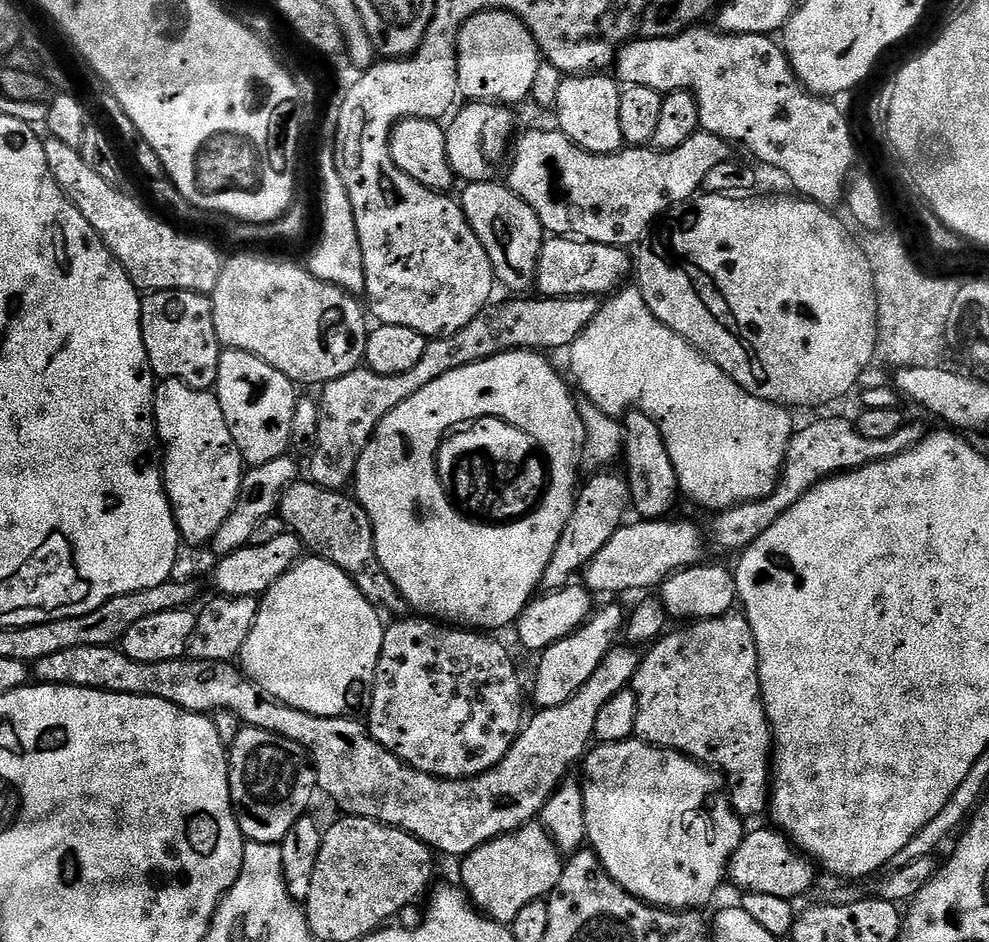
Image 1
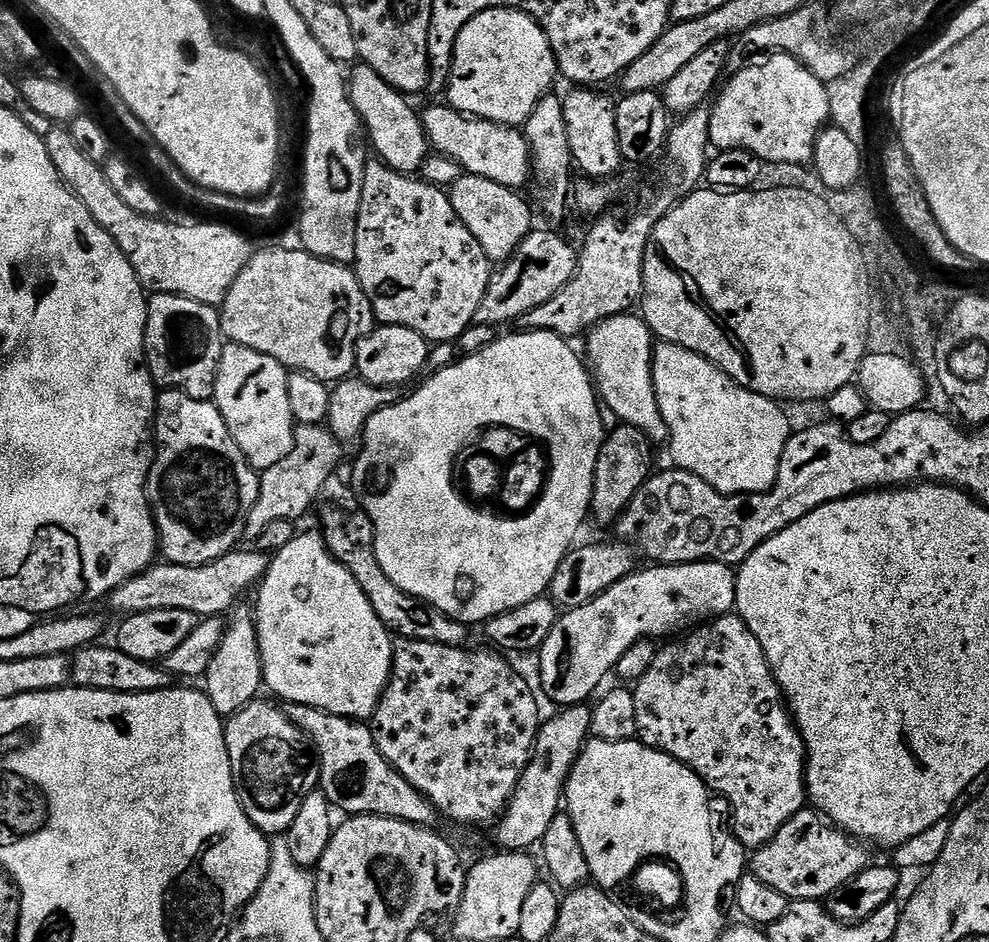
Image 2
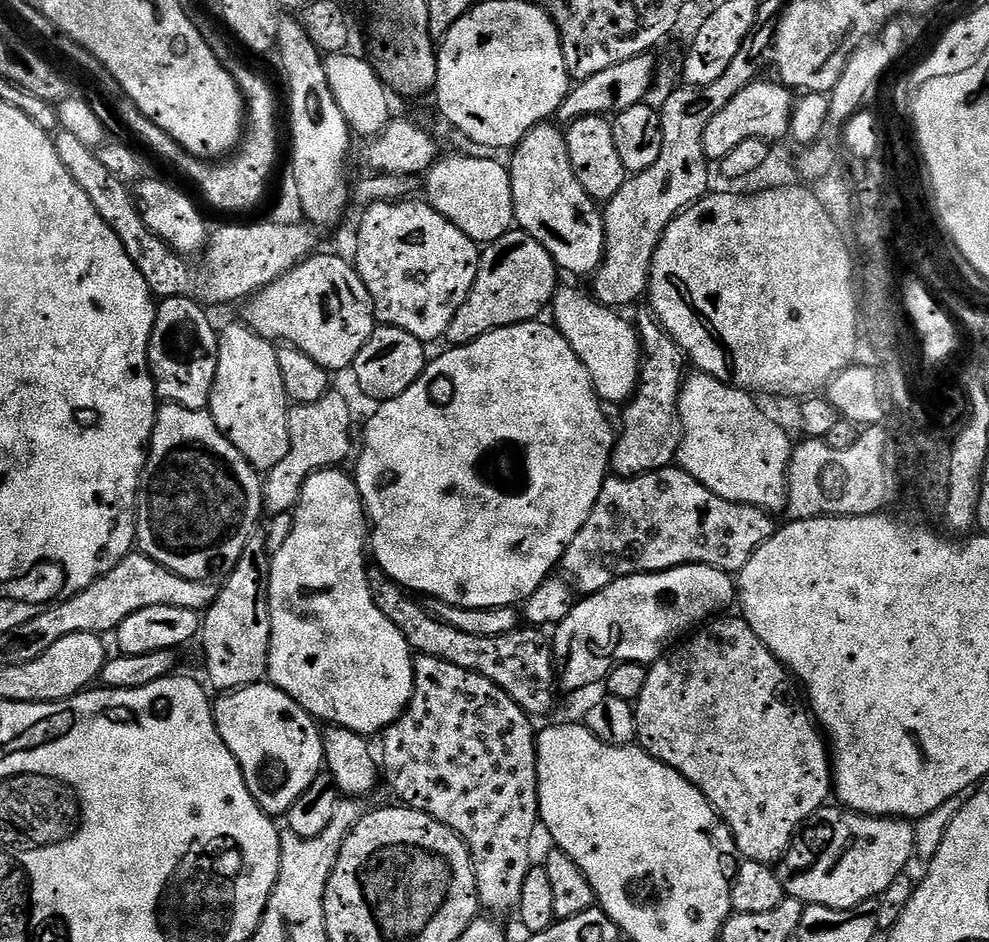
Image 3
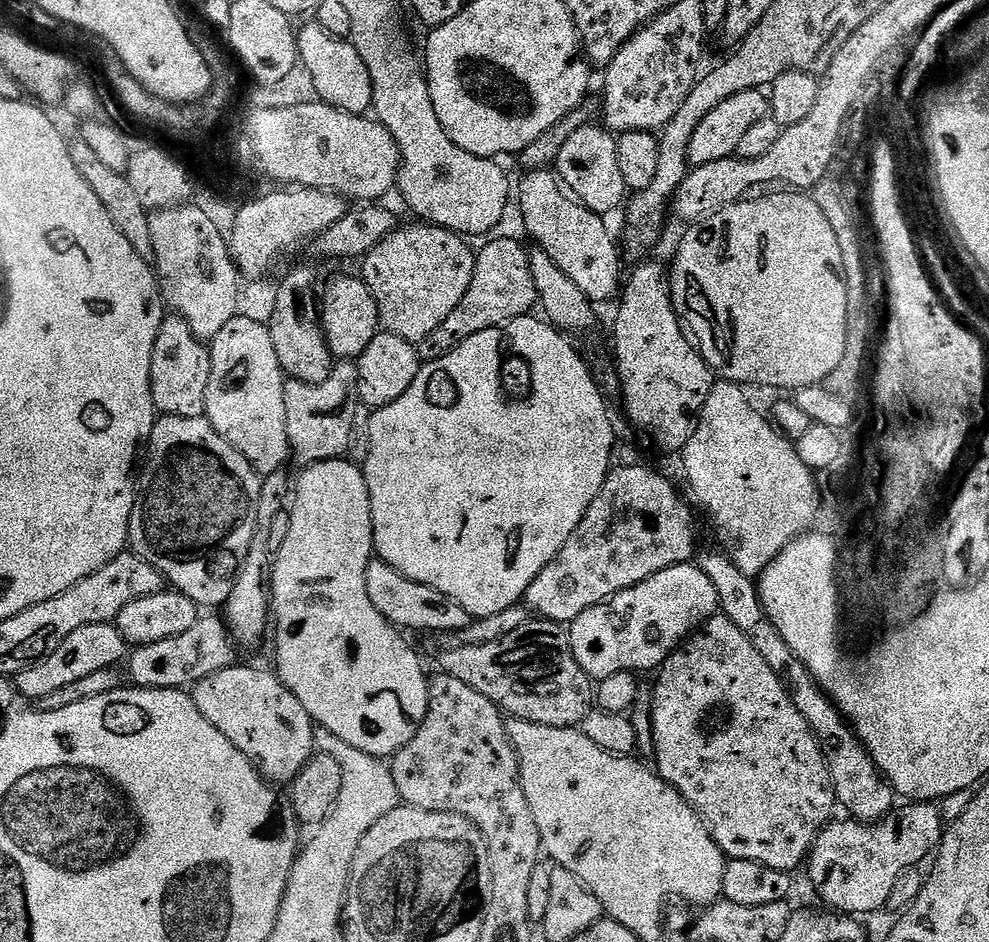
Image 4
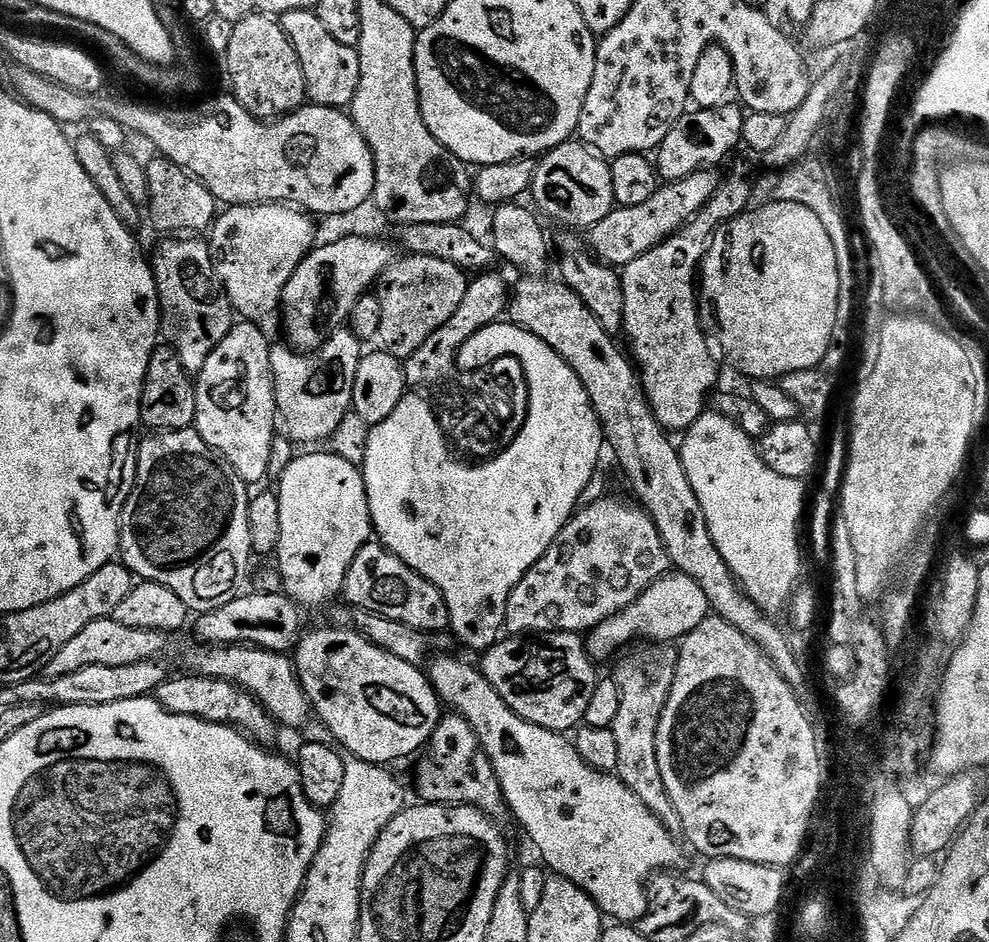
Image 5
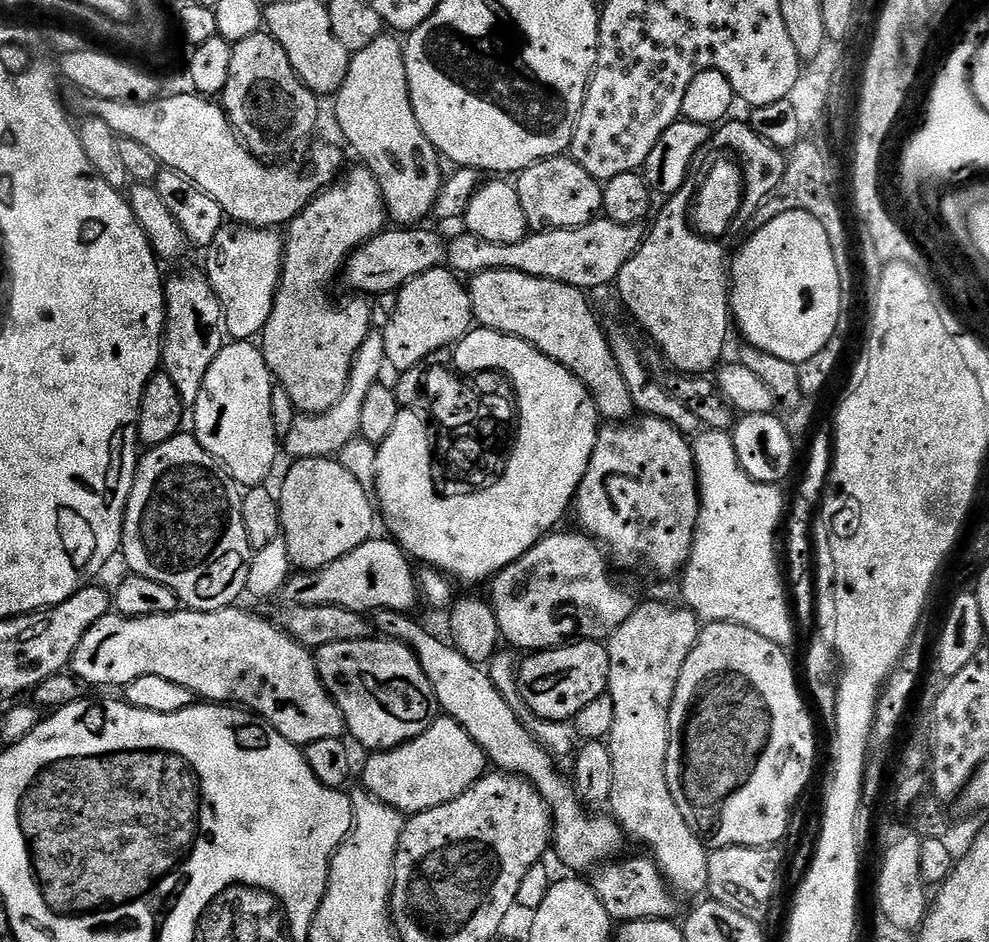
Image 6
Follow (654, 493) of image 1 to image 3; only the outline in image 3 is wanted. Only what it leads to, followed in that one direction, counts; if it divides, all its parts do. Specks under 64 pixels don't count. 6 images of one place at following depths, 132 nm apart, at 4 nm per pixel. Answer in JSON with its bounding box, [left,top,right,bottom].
[550,287,642,406]

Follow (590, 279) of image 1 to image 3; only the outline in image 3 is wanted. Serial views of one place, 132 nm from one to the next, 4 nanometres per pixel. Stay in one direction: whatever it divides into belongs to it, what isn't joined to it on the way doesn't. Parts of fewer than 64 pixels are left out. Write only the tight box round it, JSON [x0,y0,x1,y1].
[447,230,558,346]

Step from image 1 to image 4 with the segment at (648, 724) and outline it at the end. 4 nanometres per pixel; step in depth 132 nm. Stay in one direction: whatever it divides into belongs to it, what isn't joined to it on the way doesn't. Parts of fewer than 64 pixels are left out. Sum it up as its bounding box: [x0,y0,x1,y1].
[650,614,837,874]

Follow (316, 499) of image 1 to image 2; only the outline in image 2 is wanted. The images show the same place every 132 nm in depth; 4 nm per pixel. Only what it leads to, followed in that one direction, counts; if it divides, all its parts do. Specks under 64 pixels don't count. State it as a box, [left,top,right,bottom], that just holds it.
[318,508,469,648]

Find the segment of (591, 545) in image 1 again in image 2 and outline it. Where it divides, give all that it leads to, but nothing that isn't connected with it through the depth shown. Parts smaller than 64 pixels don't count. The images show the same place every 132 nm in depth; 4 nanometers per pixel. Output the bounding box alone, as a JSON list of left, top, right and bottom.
[592,424,654,525]

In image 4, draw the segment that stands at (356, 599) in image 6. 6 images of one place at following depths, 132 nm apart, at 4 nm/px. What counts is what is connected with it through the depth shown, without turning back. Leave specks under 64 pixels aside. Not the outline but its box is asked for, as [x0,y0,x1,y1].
[366,558,470,634]

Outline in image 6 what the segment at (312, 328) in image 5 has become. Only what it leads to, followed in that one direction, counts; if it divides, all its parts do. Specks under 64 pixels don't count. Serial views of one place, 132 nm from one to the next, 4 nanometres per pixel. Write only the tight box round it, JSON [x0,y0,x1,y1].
[342,226,446,298]

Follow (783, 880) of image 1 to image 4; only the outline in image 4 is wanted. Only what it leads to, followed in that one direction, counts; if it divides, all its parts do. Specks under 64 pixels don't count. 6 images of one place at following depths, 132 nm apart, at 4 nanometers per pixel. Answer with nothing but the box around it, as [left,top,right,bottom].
[806,802,946,918]

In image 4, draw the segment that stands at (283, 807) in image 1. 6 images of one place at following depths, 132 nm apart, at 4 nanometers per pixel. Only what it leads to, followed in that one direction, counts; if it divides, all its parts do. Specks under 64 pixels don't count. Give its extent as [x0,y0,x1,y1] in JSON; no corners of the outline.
[190,666,314,785]

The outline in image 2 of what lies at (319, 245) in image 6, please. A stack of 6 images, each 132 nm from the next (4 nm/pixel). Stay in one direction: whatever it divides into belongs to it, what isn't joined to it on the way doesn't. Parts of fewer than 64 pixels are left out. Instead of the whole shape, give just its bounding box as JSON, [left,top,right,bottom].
[244,424,341,542]

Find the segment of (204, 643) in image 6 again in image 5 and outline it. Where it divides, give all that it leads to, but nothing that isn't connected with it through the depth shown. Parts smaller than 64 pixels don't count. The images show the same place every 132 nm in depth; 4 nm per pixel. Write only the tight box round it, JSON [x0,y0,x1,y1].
[48,619,310,729]

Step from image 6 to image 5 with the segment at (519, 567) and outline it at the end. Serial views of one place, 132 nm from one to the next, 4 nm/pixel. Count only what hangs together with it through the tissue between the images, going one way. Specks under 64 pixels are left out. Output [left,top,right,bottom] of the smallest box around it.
[505,496,669,634]

